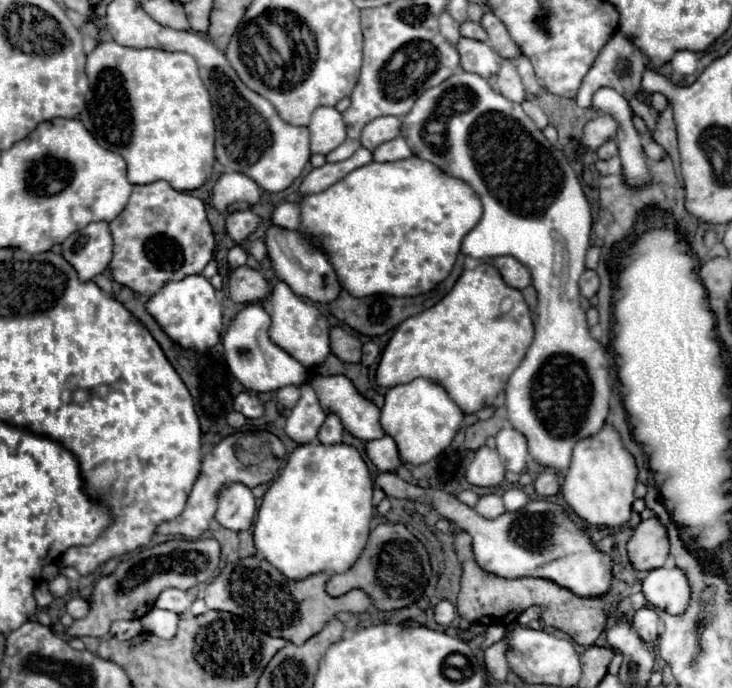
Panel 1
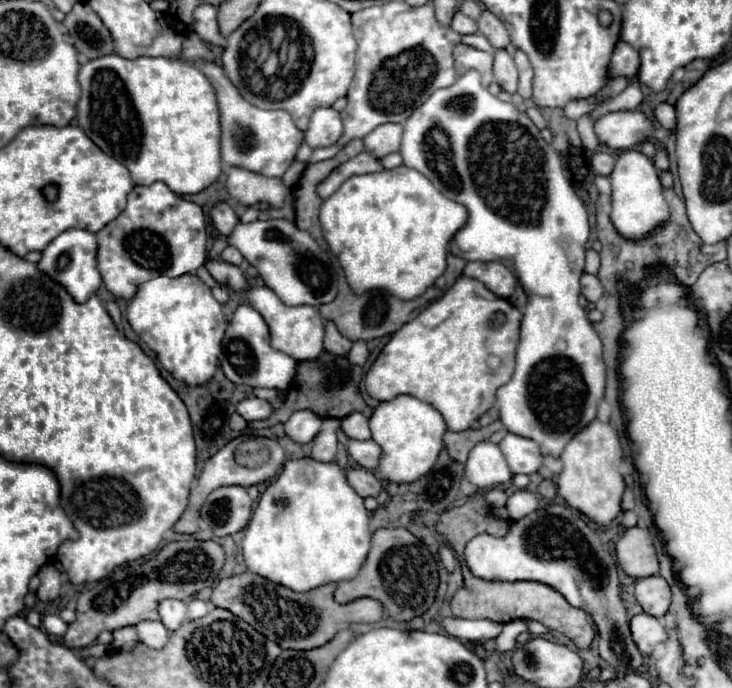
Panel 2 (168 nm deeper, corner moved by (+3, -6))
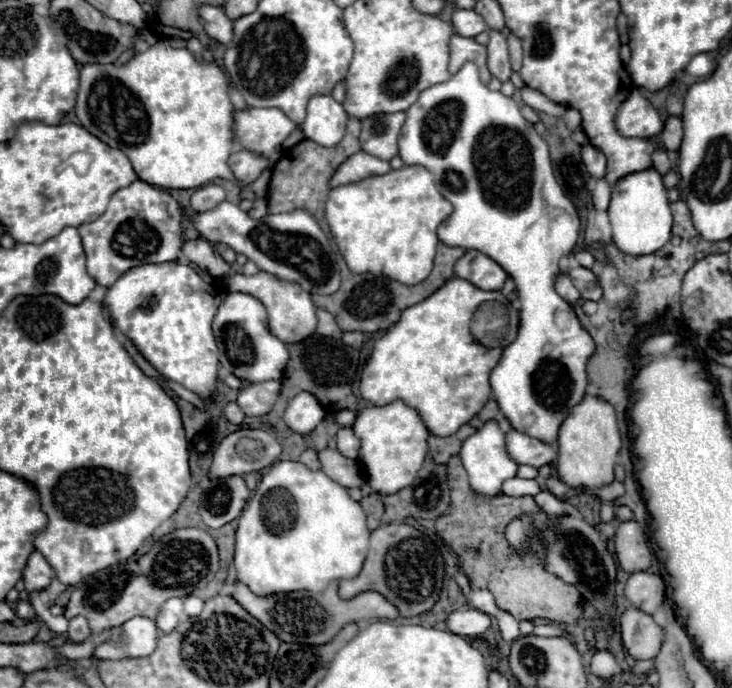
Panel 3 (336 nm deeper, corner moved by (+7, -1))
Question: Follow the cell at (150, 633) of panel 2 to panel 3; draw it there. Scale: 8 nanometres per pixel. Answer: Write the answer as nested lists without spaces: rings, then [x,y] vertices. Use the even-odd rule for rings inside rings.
[[[133,617],[121,625],[123,643],[103,643],[95,649],[97,659],[121,659],[121,657],[147,657],[153,653],[159,641],[159,629],[153,619]]]

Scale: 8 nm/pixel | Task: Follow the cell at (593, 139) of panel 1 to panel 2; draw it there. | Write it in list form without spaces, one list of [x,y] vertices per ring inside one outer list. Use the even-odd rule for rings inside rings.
[[[639,110],[611,112],[595,124],[599,142],[611,150],[627,150],[639,142],[645,142],[653,130],[653,122]]]

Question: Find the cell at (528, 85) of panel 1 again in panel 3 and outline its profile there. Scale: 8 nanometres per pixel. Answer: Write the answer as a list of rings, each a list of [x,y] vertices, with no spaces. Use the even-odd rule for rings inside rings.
[[[509,35],[509,37],[507,37],[507,43],[509,43],[509,55],[511,55],[513,71],[519,71],[519,69],[521,69],[521,59],[523,59],[521,41],[519,41],[515,35]]]

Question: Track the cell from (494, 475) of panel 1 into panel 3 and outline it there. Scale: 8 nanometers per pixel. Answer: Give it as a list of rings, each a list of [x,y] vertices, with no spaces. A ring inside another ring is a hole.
[[[487,421],[477,433],[473,433],[463,443],[463,449],[461,449],[459,457],[463,461],[463,467],[465,467],[467,475],[469,475],[469,483],[473,487],[473,491],[481,493],[481,495],[487,495],[487,497],[501,495],[501,483],[505,479],[515,477],[515,473],[517,473],[517,463],[507,457],[507,453],[505,453],[505,435],[499,431],[495,421]]]

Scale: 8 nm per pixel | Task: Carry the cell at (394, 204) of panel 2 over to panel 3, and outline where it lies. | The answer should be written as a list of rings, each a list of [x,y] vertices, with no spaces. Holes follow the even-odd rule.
[[[403,165],[385,175],[371,175],[331,189],[325,219],[351,273],[377,273],[403,285],[417,285],[429,277],[437,251],[437,225],[453,213],[441,197],[431,173],[419,165]]]

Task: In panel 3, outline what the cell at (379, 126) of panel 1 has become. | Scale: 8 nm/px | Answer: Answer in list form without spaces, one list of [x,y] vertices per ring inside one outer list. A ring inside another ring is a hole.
[[[381,113],[361,121],[361,149],[379,159],[391,159],[397,155],[397,139],[405,113]]]

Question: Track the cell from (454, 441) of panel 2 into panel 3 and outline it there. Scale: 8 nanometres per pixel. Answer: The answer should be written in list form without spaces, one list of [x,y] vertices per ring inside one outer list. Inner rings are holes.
[[[463,425],[457,433],[449,435],[449,437],[437,437],[437,435],[431,435],[429,437],[429,451],[431,451],[431,457],[435,463],[449,463],[451,457],[455,457],[459,451],[461,451],[461,445],[463,441],[473,435],[477,429],[471,427],[471,425]]]

